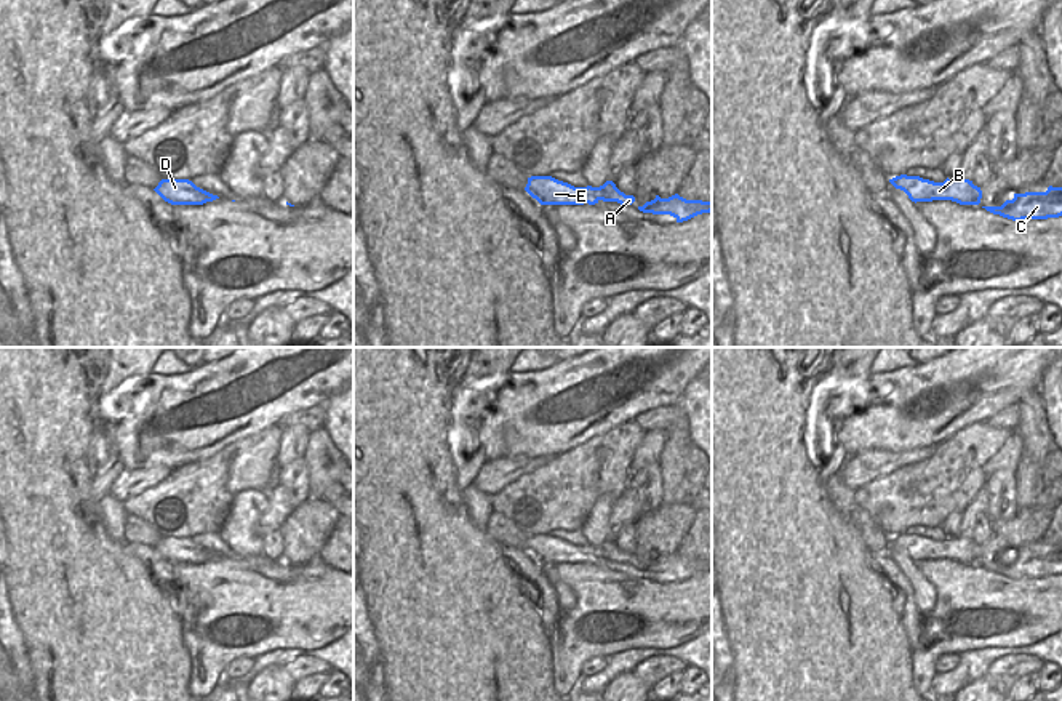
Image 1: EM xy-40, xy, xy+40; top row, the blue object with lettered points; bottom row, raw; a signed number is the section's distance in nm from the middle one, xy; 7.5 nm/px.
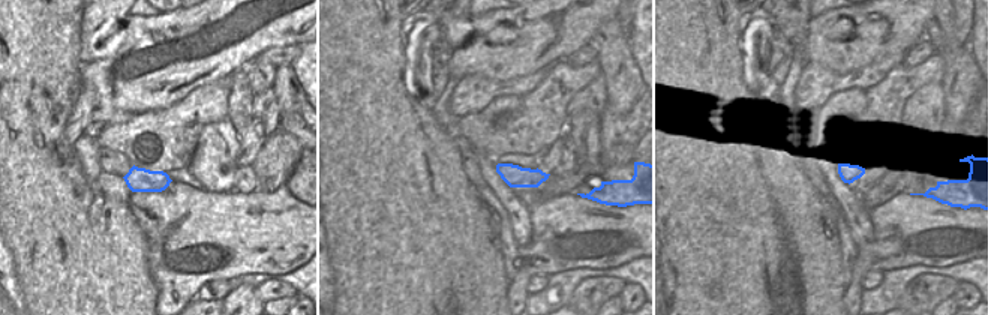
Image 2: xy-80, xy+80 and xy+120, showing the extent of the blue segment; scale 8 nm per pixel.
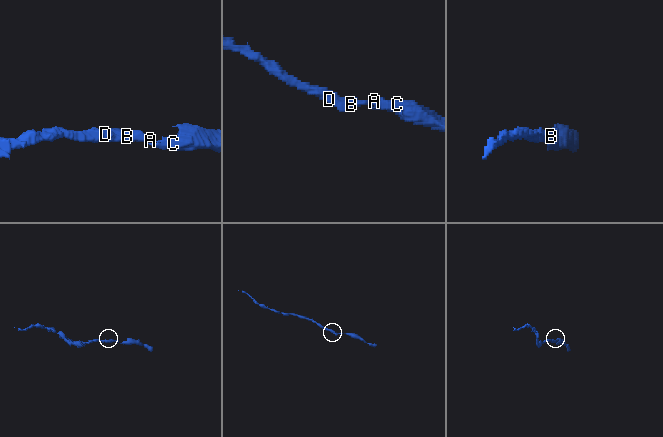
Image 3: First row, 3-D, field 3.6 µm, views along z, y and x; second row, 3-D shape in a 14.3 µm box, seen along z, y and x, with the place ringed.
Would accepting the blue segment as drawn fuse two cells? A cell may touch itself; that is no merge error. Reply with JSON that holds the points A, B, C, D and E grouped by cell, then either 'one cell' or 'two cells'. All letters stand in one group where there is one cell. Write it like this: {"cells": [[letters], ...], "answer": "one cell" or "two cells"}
{"cells": [["A", "B", "C", "D", "E"]], "answer": "one cell"}

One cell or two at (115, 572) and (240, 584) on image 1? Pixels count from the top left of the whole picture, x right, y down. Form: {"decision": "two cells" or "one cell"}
{"decision": "two cells"}

